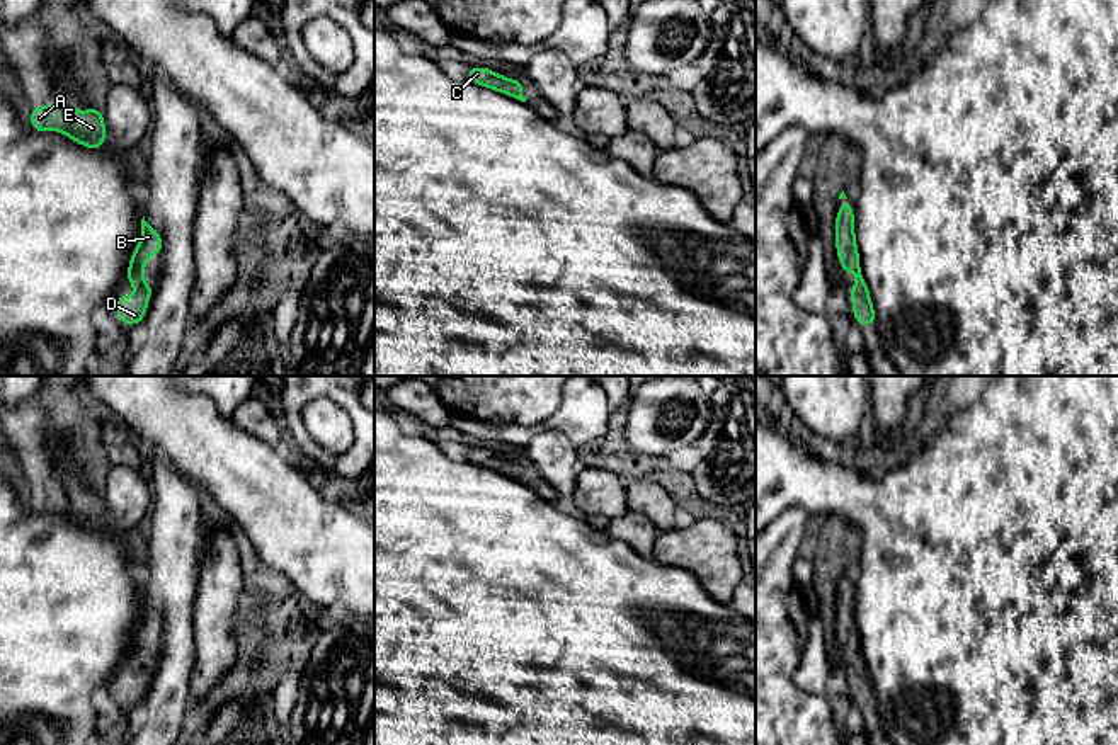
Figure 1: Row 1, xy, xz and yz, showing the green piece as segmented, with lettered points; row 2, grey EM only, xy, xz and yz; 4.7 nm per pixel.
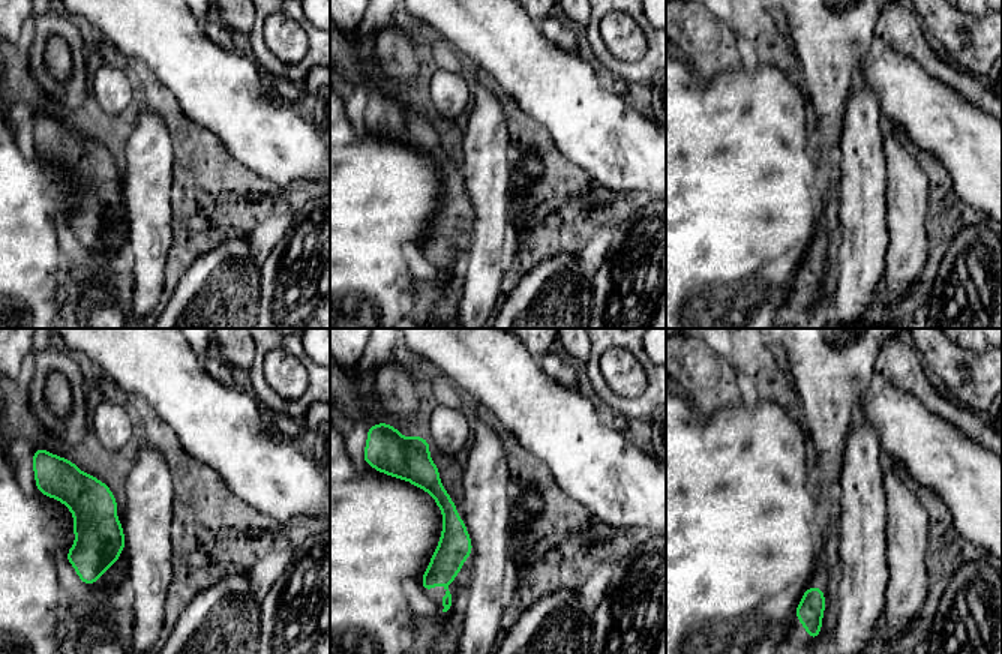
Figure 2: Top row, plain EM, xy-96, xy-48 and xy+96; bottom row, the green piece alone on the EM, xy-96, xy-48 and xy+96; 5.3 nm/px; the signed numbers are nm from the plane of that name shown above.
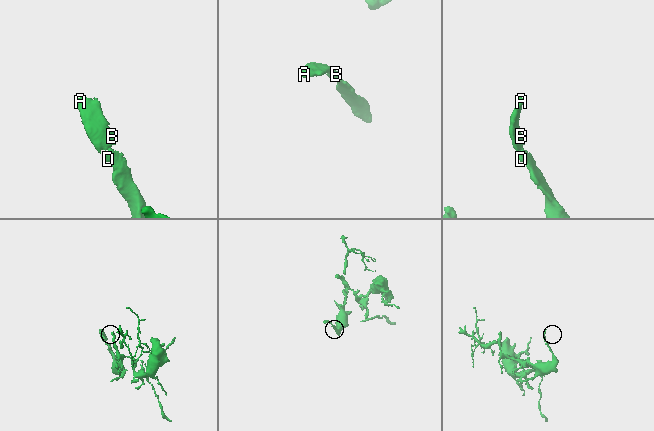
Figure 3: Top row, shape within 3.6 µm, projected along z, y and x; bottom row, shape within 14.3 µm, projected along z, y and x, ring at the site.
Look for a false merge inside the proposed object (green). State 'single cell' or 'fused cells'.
single cell

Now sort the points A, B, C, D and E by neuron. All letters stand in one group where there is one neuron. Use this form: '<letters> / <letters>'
A B C D E

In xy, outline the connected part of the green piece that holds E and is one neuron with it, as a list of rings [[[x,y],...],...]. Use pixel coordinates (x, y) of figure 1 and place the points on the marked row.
[[[61,104],[36,105],[31,109],[31,128],[41,133],[61,131],[90,150],[102,148],[106,143],[106,122],[97,107],[87,107],[82,114],[78,107]]]

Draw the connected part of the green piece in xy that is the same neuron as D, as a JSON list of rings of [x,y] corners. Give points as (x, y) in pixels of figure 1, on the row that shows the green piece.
[[[145,216],[141,219],[141,240],[131,253],[126,281],[134,284],[134,298],[128,293],[119,294],[117,316],[123,325],[136,325],[146,316],[148,298],[155,294],[150,284],[143,279],[143,269],[150,255],[162,255],[162,235],[153,230]]]

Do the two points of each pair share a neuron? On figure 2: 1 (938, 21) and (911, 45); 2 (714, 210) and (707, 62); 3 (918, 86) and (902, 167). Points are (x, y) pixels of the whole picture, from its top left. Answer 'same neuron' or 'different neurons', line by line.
1: different neurons
2: different neurons
3: different neurons

